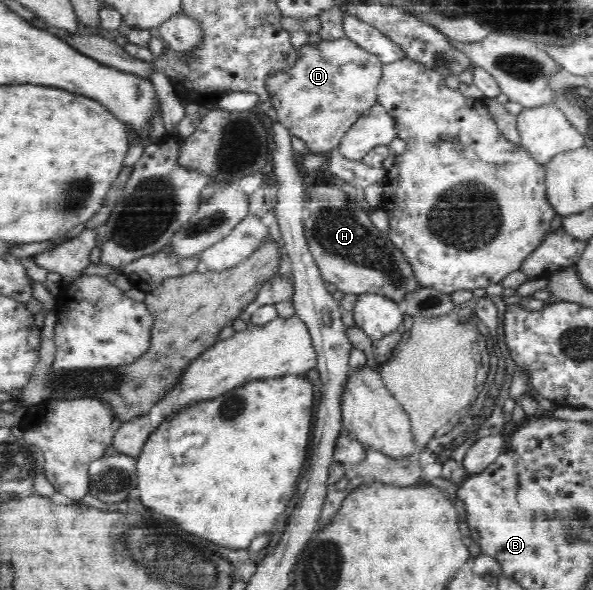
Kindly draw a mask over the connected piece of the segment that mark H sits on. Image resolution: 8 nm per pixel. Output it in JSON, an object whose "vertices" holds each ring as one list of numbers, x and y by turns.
{"vertices":[[311,182,307,189,304,222,309,250,316,260,322,277,336,285,339,295,344,293,357,296,375,294,399,304,422,287,408,255,392,241,387,232,380,231,373,224,370,215,363,213,359,204,350,202,337,187,323,182]]}

